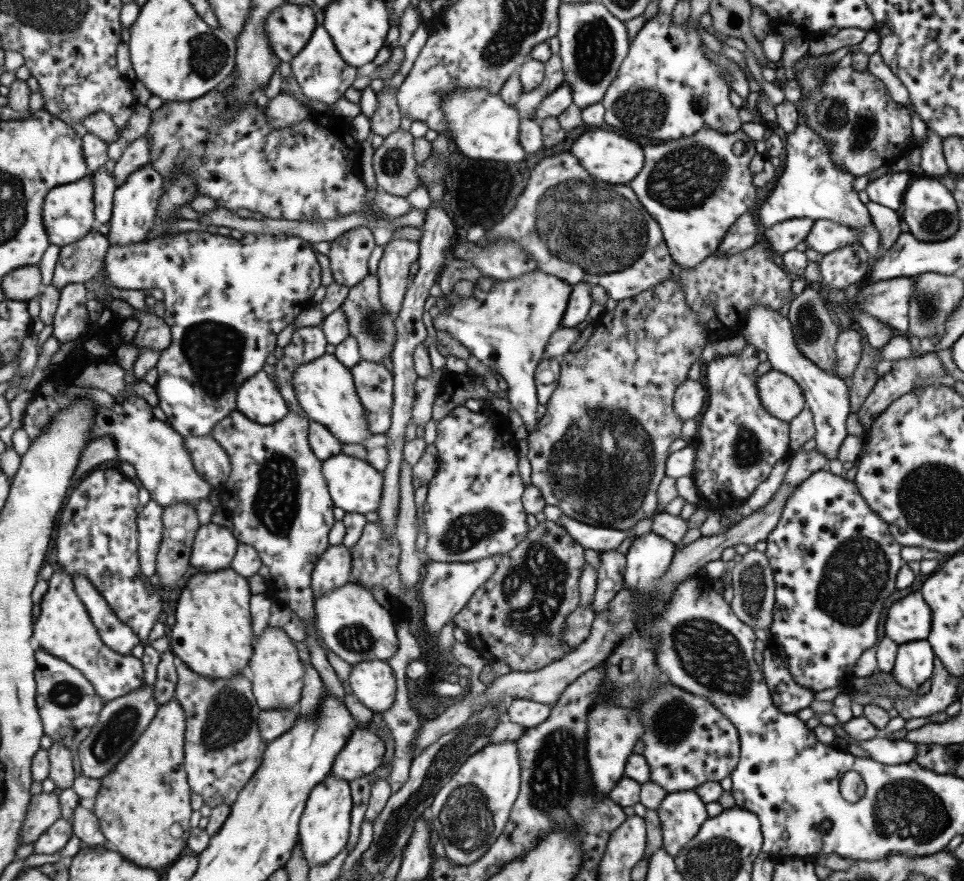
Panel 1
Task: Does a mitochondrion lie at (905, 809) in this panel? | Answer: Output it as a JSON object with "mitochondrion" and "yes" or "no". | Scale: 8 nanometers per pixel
{"mitochondrion":"yes"}

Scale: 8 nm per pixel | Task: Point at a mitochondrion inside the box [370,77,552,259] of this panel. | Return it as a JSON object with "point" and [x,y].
{"point":[393,161]}

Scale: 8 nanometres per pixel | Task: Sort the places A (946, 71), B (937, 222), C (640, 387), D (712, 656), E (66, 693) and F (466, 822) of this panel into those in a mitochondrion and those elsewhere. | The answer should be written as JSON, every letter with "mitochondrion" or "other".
{"A":"other","B":"mitochondrion","C":"other","D":"mitochondrion","E":"mitochondrion","F":"mitochondrion"}

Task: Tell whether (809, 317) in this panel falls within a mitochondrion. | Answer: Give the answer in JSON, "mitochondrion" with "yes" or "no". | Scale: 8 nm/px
{"mitochondrion":"yes"}

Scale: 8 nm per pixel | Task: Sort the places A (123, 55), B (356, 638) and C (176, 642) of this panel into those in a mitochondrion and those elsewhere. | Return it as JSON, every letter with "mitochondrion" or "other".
{"A":"other","B":"mitochondrion","C":"other"}

